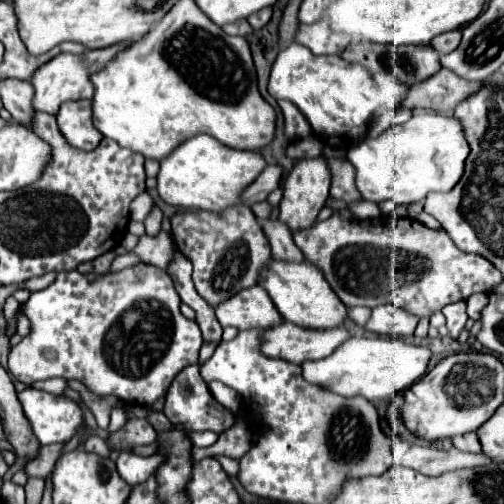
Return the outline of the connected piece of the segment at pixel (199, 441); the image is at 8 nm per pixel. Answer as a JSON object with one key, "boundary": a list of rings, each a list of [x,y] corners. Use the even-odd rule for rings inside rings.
{"boundary":[[[192,432],[190,438],[192,438],[194,446],[212,446],[218,440],[218,434],[214,434],[214,432]]]}

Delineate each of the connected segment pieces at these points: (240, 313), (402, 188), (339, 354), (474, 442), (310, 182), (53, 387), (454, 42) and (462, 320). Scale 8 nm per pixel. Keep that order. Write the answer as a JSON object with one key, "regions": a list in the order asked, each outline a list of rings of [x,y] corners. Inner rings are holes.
{"regions":[[[[258,284],[234,294],[234,298],[228,298],[222,306],[216,306],[216,318],[224,328],[234,326],[238,330],[272,328],[284,320],[268,292]]],[[[416,112],[406,124],[396,124],[376,138],[364,138],[346,152],[356,168],[356,188],[370,202],[422,202],[428,192],[450,192],[464,172],[470,146],[458,118],[436,112]]],[[[378,336],[378,338],[348,338],[330,354],[330,358],[302,362],[302,378],[310,384],[328,388],[346,398],[362,396],[366,400],[392,398],[396,392],[402,392],[412,386],[422,374],[428,372],[432,352],[424,346],[412,346],[402,340]]],[[[468,432],[468,434],[462,434],[462,436],[454,436],[452,442],[454,442],[454,446],[458,450],[464,450],[464,452],[482,452],[482,446],[480,446],[480,440],[478,440],[476,432]]],[[[324,158],[300,160],[284,182],[284,196],[278,206],[278,210],[280,210],[278,220],[284,222],[290,228],[290,232],[300,232],[300,230],[312,228],[316,224],[318,212],[322,210],[322,206],[328,200],[328,188],[330,188],[330,170],[326,166],[326,160]]],[[[52,378],[52,380],[38,380],[38,382],[32,382],[34,388],[40,388],[40,390],[46,390],[46,392],[56,392],[56,394],[62,394],[68,386],[66,386],[66,380],[62,378]]],[[[454,30],[454,32],[446,32],[446,34],[440,34],[438,38],[434,38],[434,42],[430,42],[434,46],[434,50],[438,50],[440,54],[448,54],[452,50],[458,48],[460,44],[460,30]]],[[[454,302],[450,306],[442,308],[442,314],[446,316],[446,326],[450,330],[452,338],[458,338],[458,334],[462,332],[462,328],[466,326],[468,314],[466,314],[466,302]]]]}

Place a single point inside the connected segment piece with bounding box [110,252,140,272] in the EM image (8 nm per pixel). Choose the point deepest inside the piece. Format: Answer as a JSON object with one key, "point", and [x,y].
{"point":[125,260]}

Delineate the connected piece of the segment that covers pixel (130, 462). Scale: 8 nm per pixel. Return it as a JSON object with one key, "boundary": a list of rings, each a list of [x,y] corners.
{"boundary":[[[120,454],[116,460],[116,468],[120,478],[128,484],[128,486],[138,486],[144,484],[150,474],[156,470],[156,466],[162,464],[162,456],[154,454],[154,456],[138,456],[138,454]]]}

